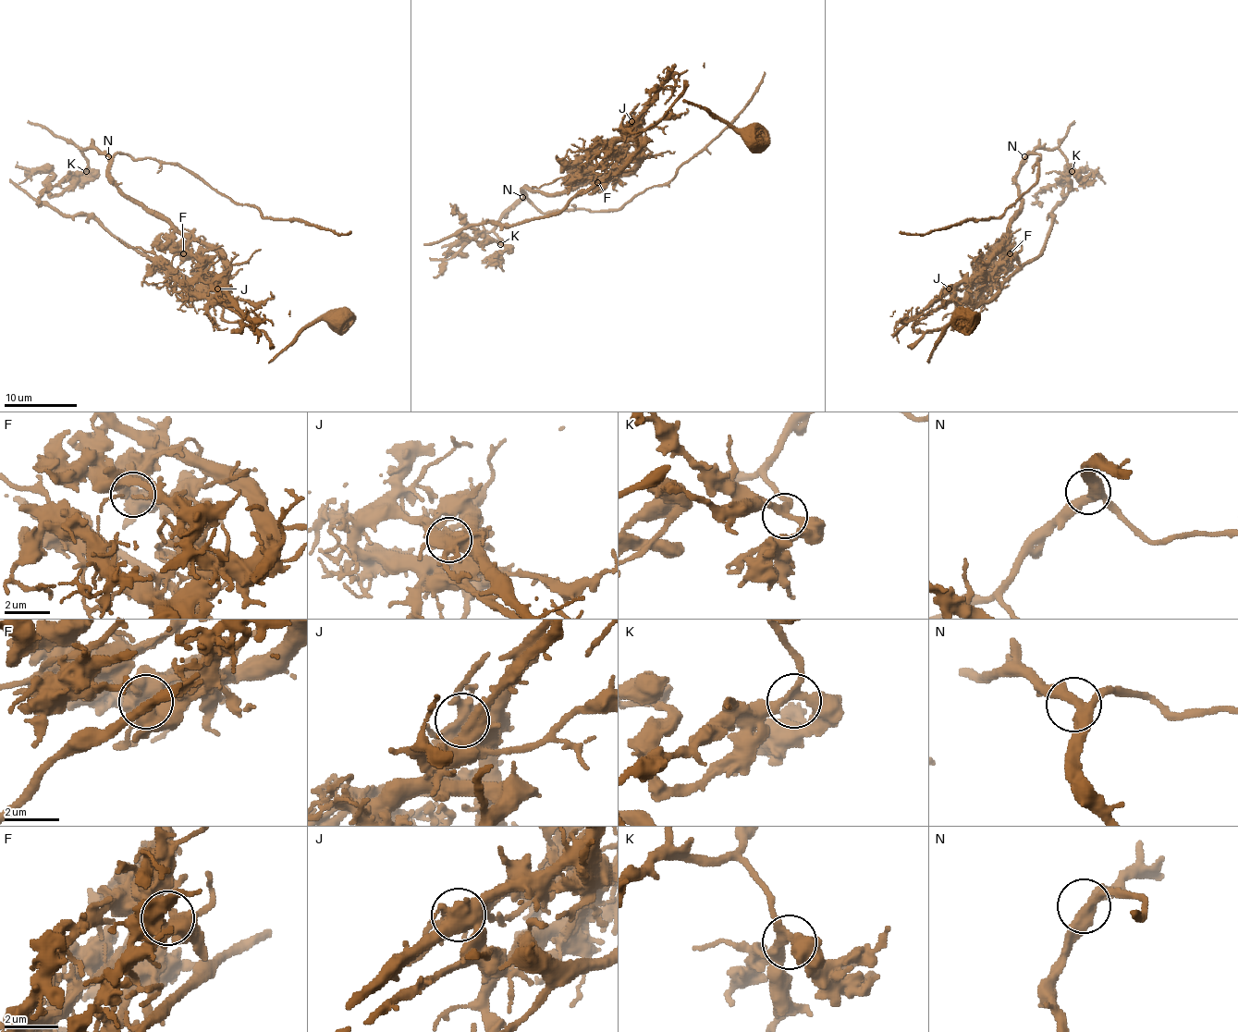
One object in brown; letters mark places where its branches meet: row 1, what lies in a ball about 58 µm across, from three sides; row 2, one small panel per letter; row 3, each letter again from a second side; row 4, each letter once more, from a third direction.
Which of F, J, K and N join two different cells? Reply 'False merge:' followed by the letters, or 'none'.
False merge: J

